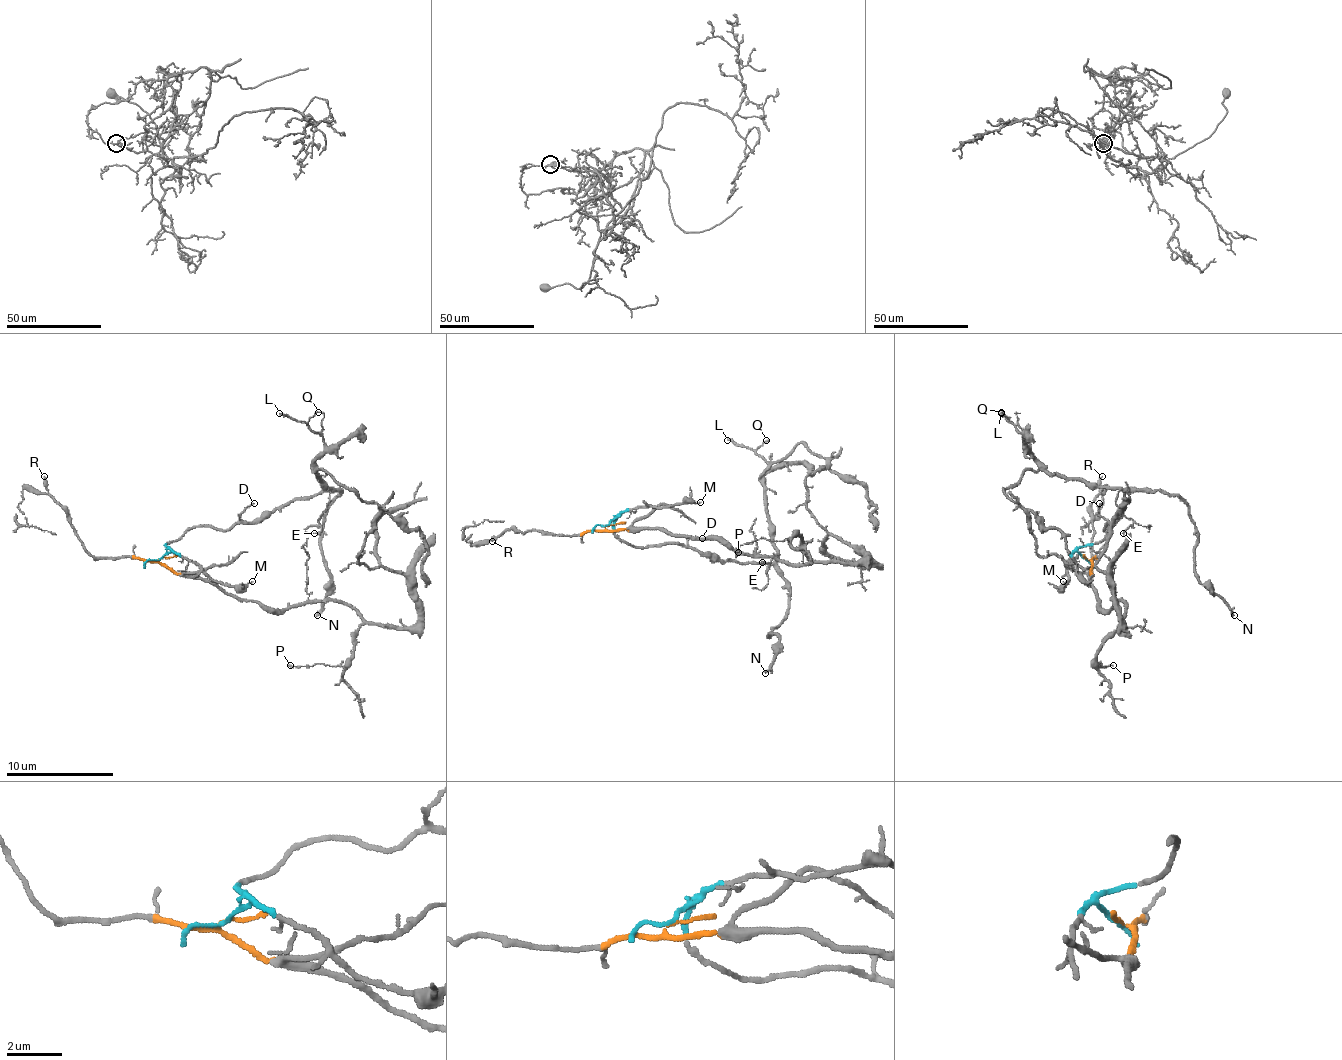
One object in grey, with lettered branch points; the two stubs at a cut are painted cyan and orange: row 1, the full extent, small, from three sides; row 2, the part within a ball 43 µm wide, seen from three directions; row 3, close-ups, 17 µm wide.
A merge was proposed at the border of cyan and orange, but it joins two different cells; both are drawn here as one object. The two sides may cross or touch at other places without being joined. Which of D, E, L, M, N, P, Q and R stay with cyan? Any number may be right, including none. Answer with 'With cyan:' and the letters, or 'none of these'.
With cyan: D, E, L, M, N, Q

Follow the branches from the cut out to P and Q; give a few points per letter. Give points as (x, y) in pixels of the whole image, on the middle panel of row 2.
P: (608, 525), (662, 528), (751, 555), (810, 560), (799, 536), (754, 539), (737, 552)
Q: (608, 525), (614, 517), (638, 547), (770, 563), (772, 469), (756, 453), (767, 439)

